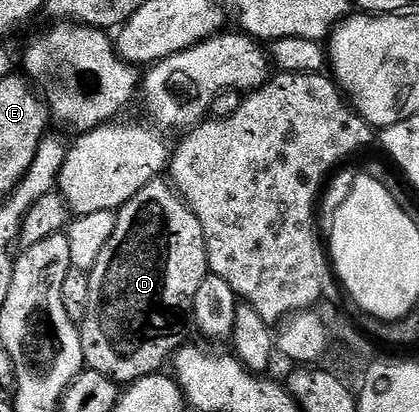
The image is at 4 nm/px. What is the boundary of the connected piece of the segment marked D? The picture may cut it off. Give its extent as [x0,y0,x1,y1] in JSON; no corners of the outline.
[79,181,209,384]

